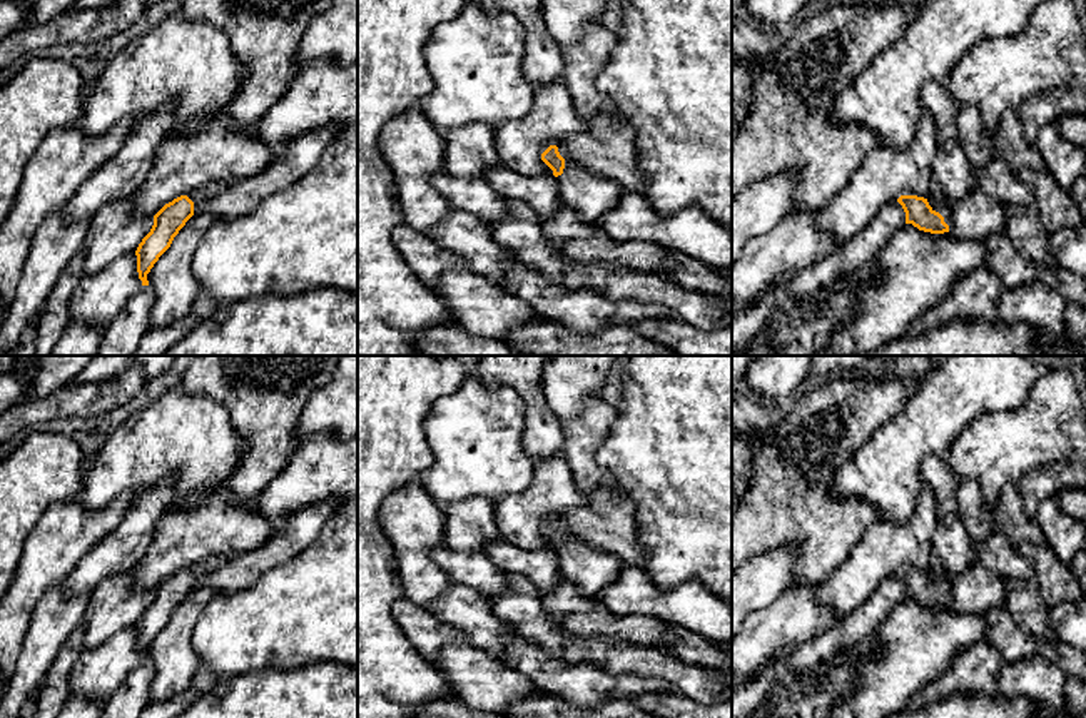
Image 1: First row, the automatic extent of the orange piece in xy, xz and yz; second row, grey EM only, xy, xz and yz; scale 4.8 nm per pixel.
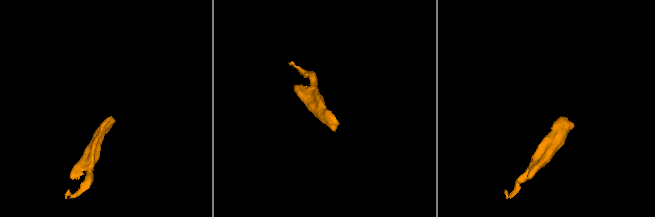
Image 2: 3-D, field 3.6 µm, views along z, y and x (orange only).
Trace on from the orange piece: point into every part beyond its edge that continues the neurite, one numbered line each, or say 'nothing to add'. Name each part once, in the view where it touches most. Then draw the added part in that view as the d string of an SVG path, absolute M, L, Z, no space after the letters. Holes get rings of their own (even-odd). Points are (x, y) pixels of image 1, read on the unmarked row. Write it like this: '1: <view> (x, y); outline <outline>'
1: yz (943, 583); outline M931 569L927 571L929 579L932 584L939 586L944 591L944 596L951 599L951 591L949 591L949 579L947 578L934 578Z

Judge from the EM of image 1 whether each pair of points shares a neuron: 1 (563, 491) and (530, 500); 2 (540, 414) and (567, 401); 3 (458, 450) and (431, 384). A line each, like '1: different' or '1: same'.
1: same
2: different
3: different

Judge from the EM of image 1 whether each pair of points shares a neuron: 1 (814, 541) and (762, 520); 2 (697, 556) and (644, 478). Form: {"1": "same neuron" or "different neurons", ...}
{"1": "same neuron", "2": "same neuron"}

